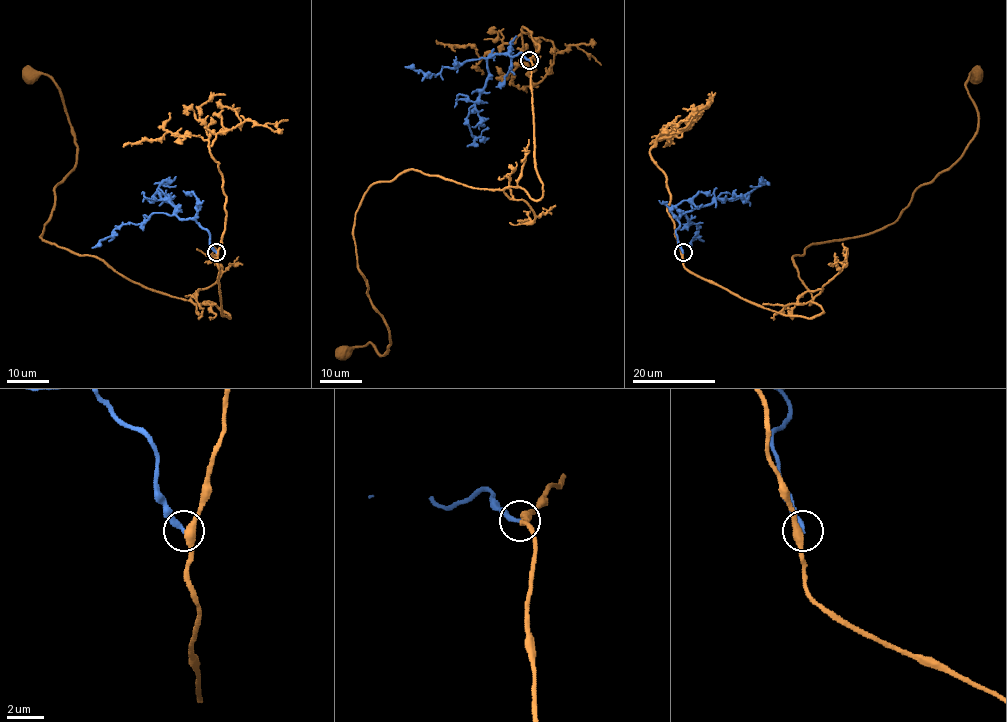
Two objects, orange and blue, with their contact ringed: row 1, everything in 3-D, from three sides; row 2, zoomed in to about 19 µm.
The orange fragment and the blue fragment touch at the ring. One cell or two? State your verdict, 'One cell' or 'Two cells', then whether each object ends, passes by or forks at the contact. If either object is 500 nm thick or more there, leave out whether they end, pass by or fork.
Two cells. At the ring orange passes by. At the ring blue ends

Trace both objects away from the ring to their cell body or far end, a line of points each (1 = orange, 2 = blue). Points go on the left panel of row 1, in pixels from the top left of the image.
1: (216, 252), (230, 318), (40, 238), (76, 163), (75, 138), (57, 84), (29, 75)
2: (216, 252), (207, 230), (192, 219), (179, 219), (167, 199), (153, 197), (162, 184), (175, 185)

